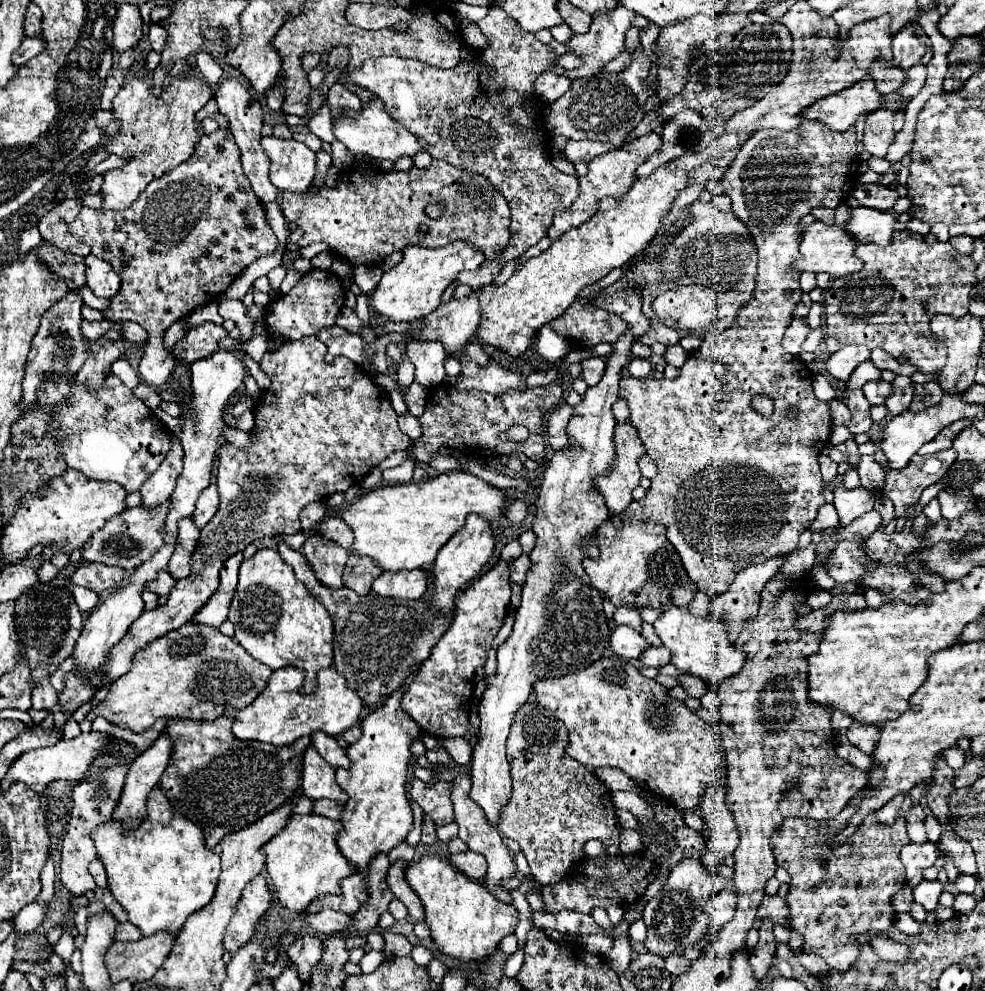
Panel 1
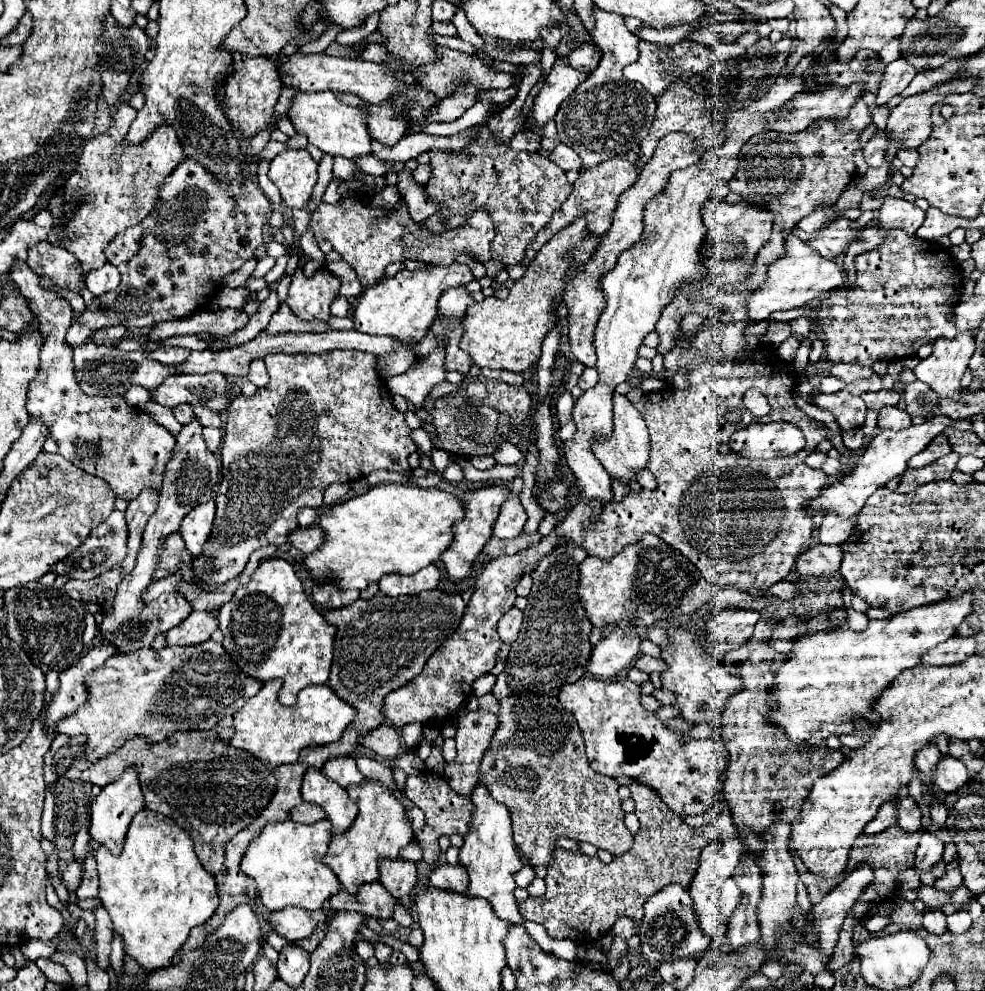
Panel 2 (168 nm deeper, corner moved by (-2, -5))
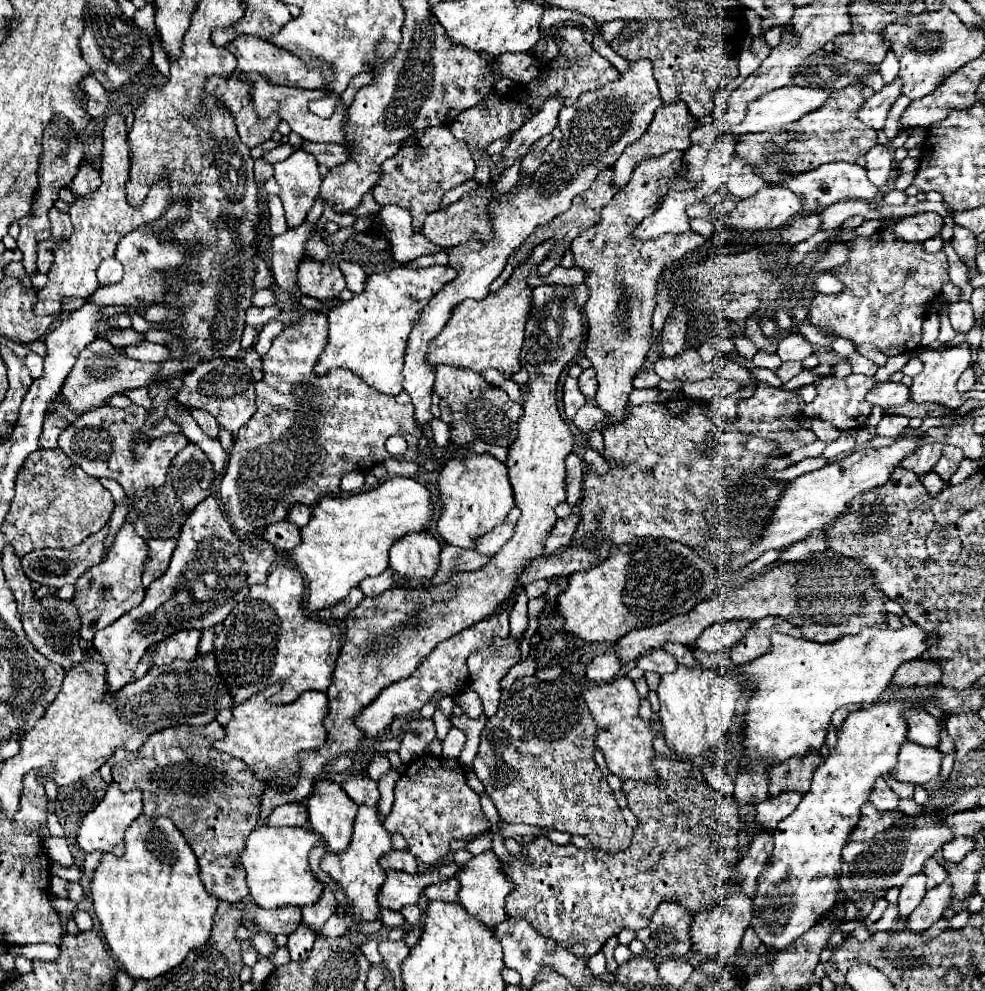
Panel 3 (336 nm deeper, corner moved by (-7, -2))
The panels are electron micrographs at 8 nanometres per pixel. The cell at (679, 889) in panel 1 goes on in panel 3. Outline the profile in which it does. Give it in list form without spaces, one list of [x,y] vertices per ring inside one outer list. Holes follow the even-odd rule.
[[[664,901],[650,919],[646,929],[638,931],[638,939],[646,945],[646,953],[660,959],[678,959],[692,951],[690,941],[692,917],[678,903]]]

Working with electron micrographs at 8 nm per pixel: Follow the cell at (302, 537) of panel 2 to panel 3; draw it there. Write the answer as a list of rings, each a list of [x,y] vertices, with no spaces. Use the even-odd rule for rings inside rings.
[[[280,521],[280,525],[268,525],[268,529],[264,529],[262,541],[268,541],[278,549],[294,549],[302,541],[300,527],[288,521]]]

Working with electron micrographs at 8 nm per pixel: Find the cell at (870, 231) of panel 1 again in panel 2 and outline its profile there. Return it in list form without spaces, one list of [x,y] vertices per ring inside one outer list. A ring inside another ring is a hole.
[[[845,216],[837,218],[821,236],[809,240],[809,244],[825,258],[829,260],[841,260],[845,254],[847,254],[847,248],[849,244],[853,242],[859,242],[859,234],[865,230],[865,228],[853,228],[851,226],[853,222]]]

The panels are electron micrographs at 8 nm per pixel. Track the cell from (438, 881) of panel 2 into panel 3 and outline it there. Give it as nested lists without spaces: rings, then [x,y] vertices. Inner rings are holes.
[[[452,877],[450,881],[440,881],[440,883],[434,883],[434,885],[426,887],[424,895],[426,895],[426,899],[428,899],[428,901],[442,899],[442,901],[456,903],[456,901],[458,901],[458,881]]]

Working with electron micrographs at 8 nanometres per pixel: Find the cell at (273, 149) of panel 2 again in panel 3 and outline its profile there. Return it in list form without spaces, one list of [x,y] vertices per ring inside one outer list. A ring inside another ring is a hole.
[[[256,159],[254,161],[254,171],[256,171],[256,183],[258,185],[264,185],[264,181],[274,177],[274,165],[266,163],[264,159]]]

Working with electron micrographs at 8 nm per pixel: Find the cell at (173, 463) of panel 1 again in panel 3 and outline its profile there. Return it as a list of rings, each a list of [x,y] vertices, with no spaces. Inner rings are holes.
[[[126,523],[120,533],[116,535],[114,545],[110,547],[104,561],[92,569],[88,569],[76,583],[76,597],[74,605],[80,613],[80,637],[86,641],[92,641],[94,633],[98,629],[104,629],[106,625],[114,623],[118,617],[134,609],[144,599],[144,587],[142,587],[142,569],[148,561],[148,545],[142,537],[134,533],[134,525]]]

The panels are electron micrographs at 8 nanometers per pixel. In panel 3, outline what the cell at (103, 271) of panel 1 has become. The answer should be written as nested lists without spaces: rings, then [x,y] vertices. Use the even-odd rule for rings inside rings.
[[[104,259],[98,267],[98,281],[100,285],[112,285],[122,279],[122,265],[118,259]]]

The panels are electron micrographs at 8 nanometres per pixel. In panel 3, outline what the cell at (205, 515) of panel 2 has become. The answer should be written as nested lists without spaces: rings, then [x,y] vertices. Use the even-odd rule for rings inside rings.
[[[214,497],[196,505],[176,543],[164,577],[148,587],[144,601],[112,625],[100,629],[92,641],[108,673],[108,695],[132,681],[132,671],[150,645],[182,629],[204,631],[222,623],[228,613],[248,597],[252,585],[266,581],[276,559],[276,551],[270,543],[258,541],[258,545],[240,545],[240,539],[232,533],[230,521],[222,515]]]

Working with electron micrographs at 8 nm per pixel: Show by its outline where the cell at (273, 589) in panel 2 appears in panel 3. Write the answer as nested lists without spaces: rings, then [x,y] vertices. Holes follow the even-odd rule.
[[[282,565],[282,567],[276,567],[268,575],[268,581],[264,585],[254,585],[250,589],[250,595],[246,597],[246,603],[238,603],[232,609],[232,613],[226,617],[224,629],[214,641],[214,651],[216,651],[218,673],[224,679],[224,683],[228,685],[228,693],[232,693],[234,705],[244,703],[254,693],[264,691],[274,683],[282,685],[280,693],[274,695],[274,703],[280,703],[280,705],[288,705],[288,703],[296,701],[296,697],[304,691],[326,693],[326,689],[330,687],[334,665],[336,665],[338,653],[340,653],[342,633],[338,627],[330,625],[330,623],[310,619],[302,607],[302,601],[304,601],[302,575],[296,569]]]

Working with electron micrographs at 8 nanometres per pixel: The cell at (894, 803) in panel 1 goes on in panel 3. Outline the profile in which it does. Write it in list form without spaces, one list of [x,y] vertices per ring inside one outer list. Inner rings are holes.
[[[872,803],[860,809],[860,825],[856,825],[856,833],[852,833],[854,841],[864,841],[874,837],[876,833],[886,831],[894,819],[900,819],[902,813],[878,813]]]

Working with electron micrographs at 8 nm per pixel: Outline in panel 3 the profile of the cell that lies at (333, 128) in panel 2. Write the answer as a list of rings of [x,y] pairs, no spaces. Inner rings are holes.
[[[250,75],[250,97],[252,97],[252,105],[256,109],[256,115],[260,119],[266,119],[270,113],[278,113],[278,117],[282,121],[286,121],[290,125],[290,129],[294,133],[298,133],[302,139],[306,141],[318,141],[318,143],[346,143],[346,135],[344,135],[344,121],[346,121],[346,105],[338,105],[336,113],[330,119],[322,119],[314,113],[310,113],[308,109],[308,101],[316,101],[320,97],[324,97],[324,93],[320,89],[298,89],[298,87],[288,87],[288,85],[278,85],[268,81],[264,75]]]

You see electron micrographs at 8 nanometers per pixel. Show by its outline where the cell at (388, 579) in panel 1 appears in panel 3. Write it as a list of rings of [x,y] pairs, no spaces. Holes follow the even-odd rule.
[[[408,533],[392,545],[390,567],[402,579],[432,579],[440,561],[440,543],[430,533]]]

